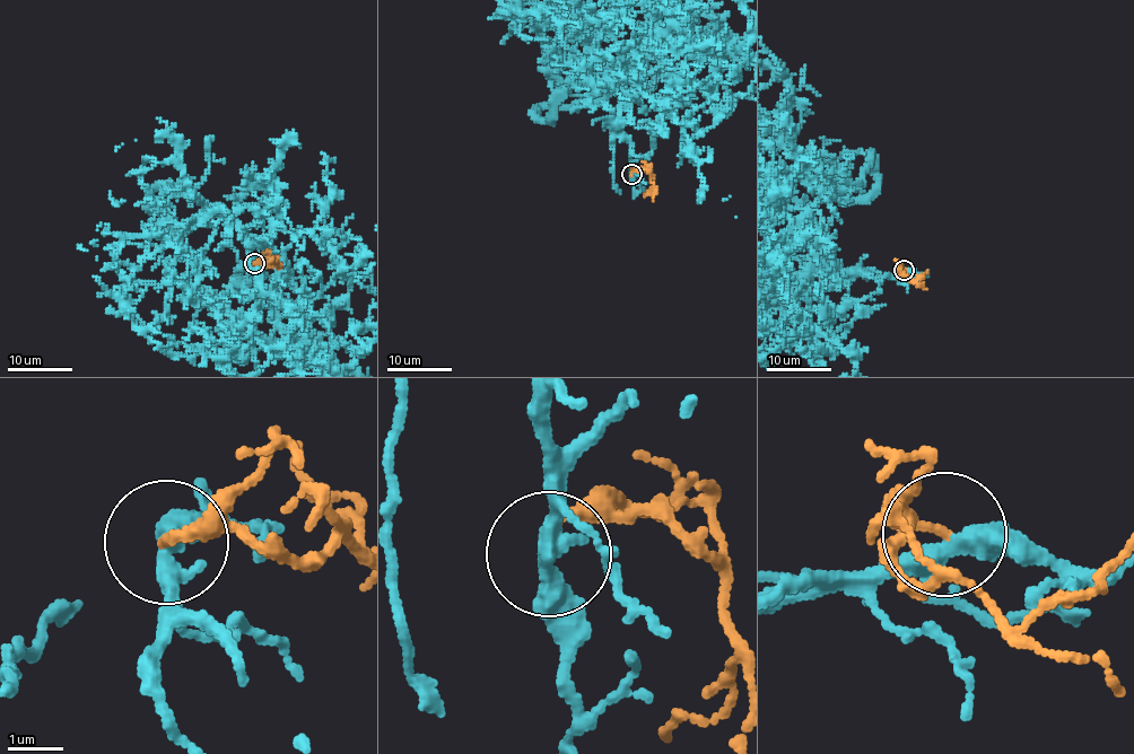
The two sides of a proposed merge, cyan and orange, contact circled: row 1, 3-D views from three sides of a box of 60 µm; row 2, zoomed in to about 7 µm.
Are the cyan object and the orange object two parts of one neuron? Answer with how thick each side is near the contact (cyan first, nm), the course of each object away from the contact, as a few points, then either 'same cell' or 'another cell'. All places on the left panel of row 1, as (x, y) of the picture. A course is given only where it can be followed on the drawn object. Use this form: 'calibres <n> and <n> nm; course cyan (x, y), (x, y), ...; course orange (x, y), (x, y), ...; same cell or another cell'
calibres 400 and 160 nm; course cyan (254, 263), (236, 287), (255, 261), (301, 308), (255, 329), (272, 357), (197, 282), (124, 151); course orange (254, 263), (275, 262), (278, 265), (269, 251); another cell

